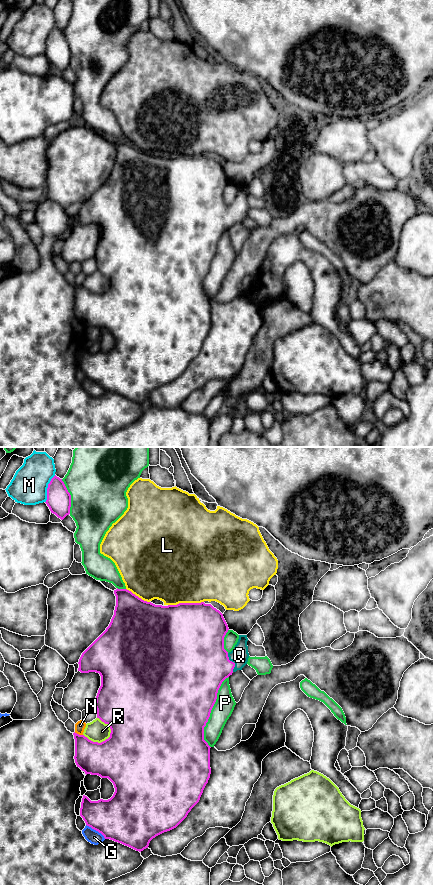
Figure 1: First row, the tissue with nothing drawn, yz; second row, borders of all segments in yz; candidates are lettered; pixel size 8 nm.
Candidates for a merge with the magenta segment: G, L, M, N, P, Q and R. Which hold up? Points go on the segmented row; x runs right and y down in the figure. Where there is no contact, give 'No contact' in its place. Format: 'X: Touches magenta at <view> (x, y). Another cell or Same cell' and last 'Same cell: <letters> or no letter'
G: Touches magenta at yz (96, 830). Another cell
L: Touches magenta at yz (185, 603). Another cell
M: Touches magenta at yz (47, 489). Another cell
N: Touches magenta at yz (78, 734). Another cell
P: Touches magenta at yz (210, 712). Another cell
Q: Touches magenta at yz (233, 662). Same cell
R: Touches magenta at yz (99, 743). Another cell
Same cell: Q

